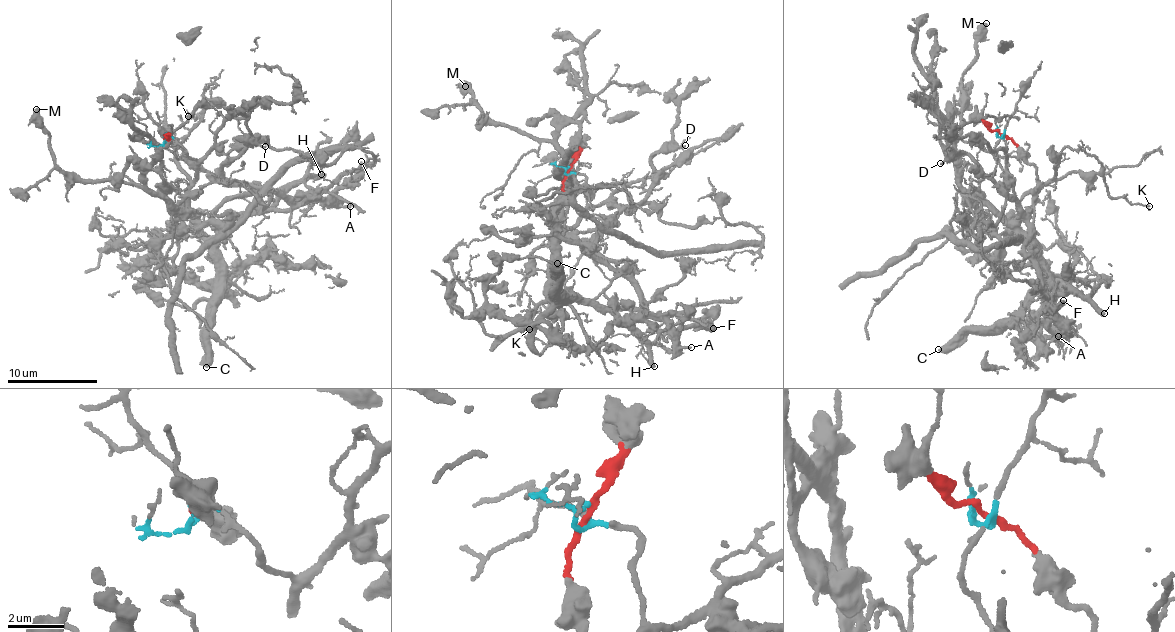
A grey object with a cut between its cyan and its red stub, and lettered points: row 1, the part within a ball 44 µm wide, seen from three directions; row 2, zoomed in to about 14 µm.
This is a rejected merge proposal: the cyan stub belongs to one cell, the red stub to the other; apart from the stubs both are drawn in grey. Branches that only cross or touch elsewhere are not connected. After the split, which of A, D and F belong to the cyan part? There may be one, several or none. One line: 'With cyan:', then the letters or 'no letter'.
With cyan: no letter

